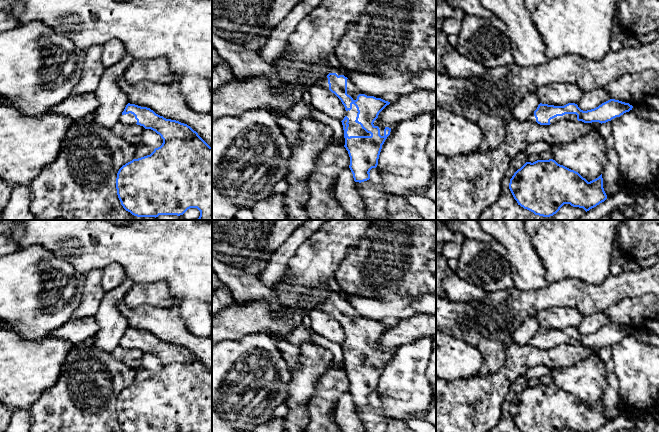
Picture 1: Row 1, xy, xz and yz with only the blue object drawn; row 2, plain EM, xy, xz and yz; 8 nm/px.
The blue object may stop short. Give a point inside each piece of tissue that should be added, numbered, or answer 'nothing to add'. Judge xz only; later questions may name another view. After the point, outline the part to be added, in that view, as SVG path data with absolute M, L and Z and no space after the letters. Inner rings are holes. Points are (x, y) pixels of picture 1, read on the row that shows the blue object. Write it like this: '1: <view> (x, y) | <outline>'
1: xz (354, 129) | M352 104L352 109L350 111L346 111L346 116L349 118L348 136L371 136L371 134L367 133L360 124L355 122L357 113L358 111L354 104Z

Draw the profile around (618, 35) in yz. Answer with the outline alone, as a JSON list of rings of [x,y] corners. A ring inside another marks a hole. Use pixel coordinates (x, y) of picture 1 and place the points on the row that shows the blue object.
[[[615,26],[612,31],[610,51],[617,52],[623,48],[623,39],[626,34],[621,30],[620,27]]]

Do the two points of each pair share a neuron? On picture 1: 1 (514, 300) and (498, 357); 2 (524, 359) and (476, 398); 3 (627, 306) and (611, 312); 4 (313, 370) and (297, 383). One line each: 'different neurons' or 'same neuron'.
1: same neuron
2: same neuron
3: same neuron
4: same neuron

